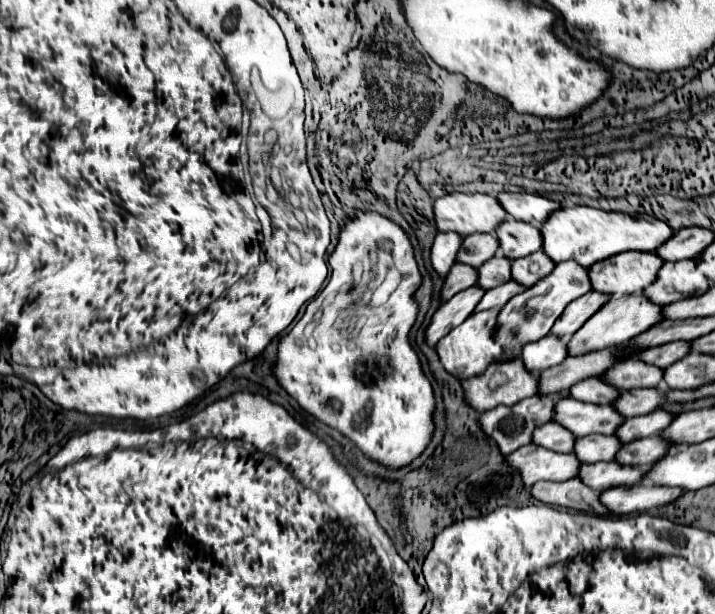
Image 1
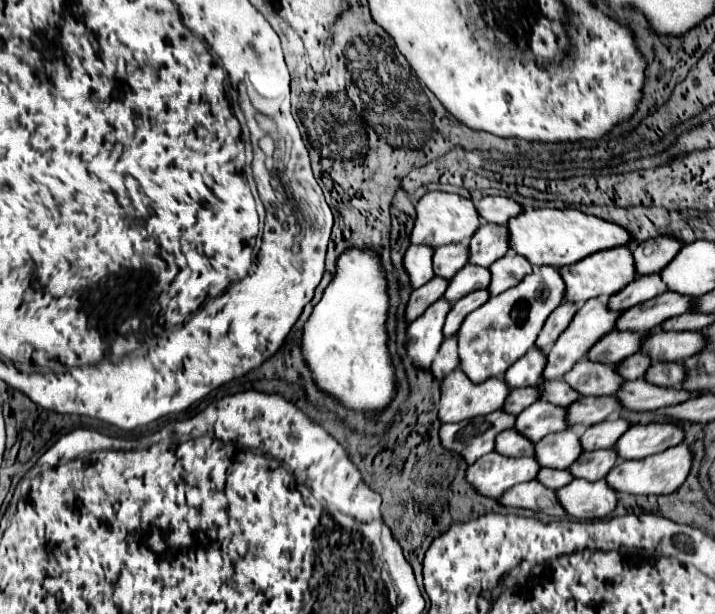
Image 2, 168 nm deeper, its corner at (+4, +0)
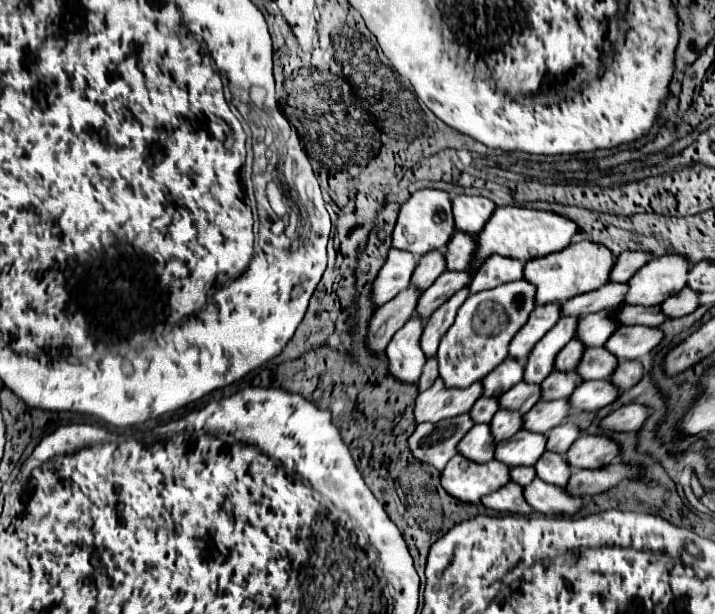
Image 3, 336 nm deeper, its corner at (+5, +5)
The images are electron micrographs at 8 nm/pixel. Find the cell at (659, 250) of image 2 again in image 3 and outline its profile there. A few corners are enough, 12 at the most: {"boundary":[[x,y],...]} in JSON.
{"boundary":[[623,251],[617,257],[611,281],[627,283],[635,271],[655,255]]}

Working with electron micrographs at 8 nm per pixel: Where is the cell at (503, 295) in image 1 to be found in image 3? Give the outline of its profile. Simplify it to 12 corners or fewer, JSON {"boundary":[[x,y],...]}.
{"boundary":[[469,289],[457,291],[429,319],[421,347],[427,357],[437,353],[441,337],[455,321]]}

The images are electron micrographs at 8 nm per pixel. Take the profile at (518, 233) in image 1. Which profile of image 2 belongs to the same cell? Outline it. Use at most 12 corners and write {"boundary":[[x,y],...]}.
{"boundary":[[482,224],[468,262],[488,268],[508,252],[508,228]]}

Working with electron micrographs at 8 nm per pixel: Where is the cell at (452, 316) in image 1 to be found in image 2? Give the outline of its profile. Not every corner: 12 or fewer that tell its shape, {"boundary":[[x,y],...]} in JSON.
{"boundary":[[440,298],[408,326],[404,348],[430,368],[444,340],[450,302]]}

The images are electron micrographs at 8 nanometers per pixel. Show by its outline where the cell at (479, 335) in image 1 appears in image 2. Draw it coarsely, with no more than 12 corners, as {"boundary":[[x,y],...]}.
{"boundary":[[456,336],[442,342],[430,372],[442,380],[458,368]]}

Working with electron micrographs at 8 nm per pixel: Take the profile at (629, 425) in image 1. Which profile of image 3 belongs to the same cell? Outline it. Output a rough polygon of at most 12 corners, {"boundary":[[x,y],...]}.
{"boundary":[[571,421],[547,433],[547,449],[569,451],[583,431]]}

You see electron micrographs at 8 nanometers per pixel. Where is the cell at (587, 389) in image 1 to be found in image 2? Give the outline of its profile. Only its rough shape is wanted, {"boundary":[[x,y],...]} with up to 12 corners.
{"boundary":[[546,380],[540,384],[540,400],[570,406],[578,392],[564,380]]}

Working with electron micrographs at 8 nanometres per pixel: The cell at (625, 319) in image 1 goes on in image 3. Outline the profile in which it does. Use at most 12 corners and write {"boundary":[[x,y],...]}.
{"boundary":[[563,315],[533,347],[525,383],[543,383],[559,351],[577,335],[579,317]]}

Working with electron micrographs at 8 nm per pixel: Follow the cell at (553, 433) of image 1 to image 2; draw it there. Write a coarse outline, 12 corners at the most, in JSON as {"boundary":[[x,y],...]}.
{"boundary":[[514,428],[496,436],[494,452],[532,456],[534,444]]}

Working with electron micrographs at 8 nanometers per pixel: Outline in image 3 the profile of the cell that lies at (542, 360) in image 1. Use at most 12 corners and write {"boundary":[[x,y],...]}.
{"boundary":[[507,357],[487,379],[483,395],[503,395],[523,381],[525,365]]}

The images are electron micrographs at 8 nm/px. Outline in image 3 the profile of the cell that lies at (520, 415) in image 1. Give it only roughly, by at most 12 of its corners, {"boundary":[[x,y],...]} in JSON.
{"boundary":[[469,413],[419,423],[409,447],[443,469],[473,429]]}

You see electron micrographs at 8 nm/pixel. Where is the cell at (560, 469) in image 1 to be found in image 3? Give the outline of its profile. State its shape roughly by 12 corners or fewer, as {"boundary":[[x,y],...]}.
{"boundary":[[455,455],[443,489],[469,503],[511,481],[501,461],[475,463]]}

